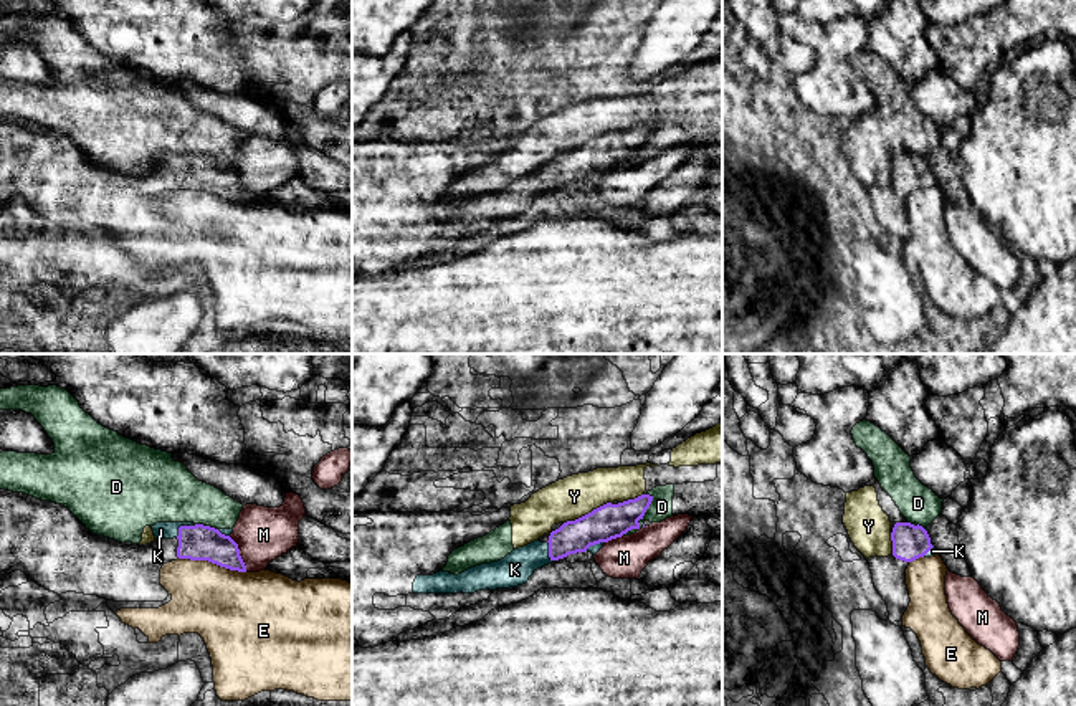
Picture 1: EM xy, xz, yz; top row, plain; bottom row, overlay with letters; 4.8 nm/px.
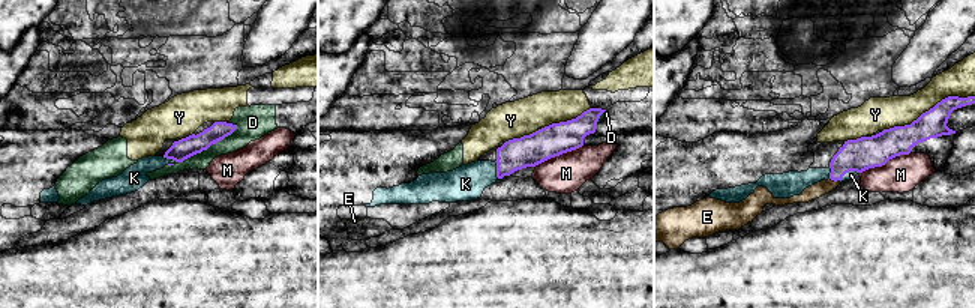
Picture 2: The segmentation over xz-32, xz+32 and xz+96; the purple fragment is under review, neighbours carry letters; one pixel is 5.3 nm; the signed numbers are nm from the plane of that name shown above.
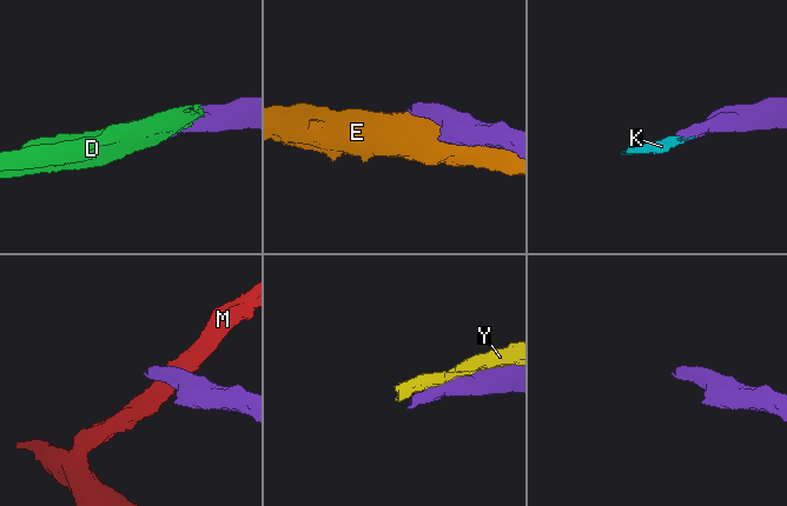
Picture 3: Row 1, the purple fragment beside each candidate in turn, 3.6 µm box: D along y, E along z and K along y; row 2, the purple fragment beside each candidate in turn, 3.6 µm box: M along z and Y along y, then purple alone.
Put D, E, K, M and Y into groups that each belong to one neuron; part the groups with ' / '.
D Y / E / K / M

